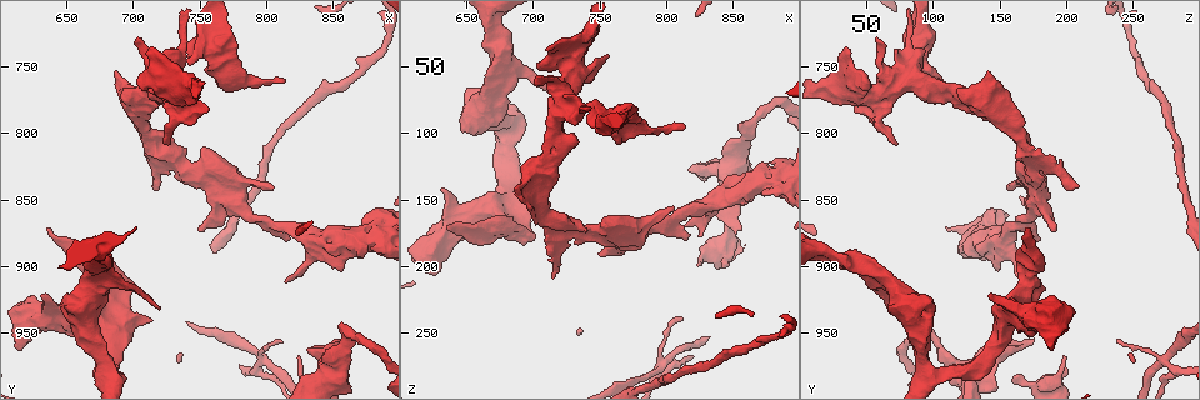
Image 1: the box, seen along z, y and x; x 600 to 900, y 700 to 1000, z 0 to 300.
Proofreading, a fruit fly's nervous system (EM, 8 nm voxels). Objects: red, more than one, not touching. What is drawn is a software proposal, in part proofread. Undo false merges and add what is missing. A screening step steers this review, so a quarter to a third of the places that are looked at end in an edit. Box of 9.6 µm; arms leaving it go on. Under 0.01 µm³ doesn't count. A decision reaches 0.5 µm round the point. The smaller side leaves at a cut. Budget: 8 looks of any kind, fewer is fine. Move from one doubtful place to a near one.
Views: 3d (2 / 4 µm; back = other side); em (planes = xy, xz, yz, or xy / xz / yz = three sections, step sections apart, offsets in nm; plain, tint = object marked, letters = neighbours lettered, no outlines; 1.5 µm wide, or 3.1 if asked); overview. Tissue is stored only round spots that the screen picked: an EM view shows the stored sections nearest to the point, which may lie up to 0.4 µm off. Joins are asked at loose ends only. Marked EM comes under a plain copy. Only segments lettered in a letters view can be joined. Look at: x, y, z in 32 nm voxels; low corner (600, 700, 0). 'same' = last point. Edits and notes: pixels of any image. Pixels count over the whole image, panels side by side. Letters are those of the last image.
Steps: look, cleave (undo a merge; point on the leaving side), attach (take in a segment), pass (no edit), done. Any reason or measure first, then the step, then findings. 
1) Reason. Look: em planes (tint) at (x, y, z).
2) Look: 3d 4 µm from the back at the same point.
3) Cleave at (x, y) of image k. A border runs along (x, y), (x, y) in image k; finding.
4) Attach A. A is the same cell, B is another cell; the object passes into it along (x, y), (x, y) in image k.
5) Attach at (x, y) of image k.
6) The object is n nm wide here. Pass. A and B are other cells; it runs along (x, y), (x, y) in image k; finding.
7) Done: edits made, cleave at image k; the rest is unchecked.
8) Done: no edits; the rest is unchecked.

Calibre changes. Look: em planes (tint) at (856, 964, 108).

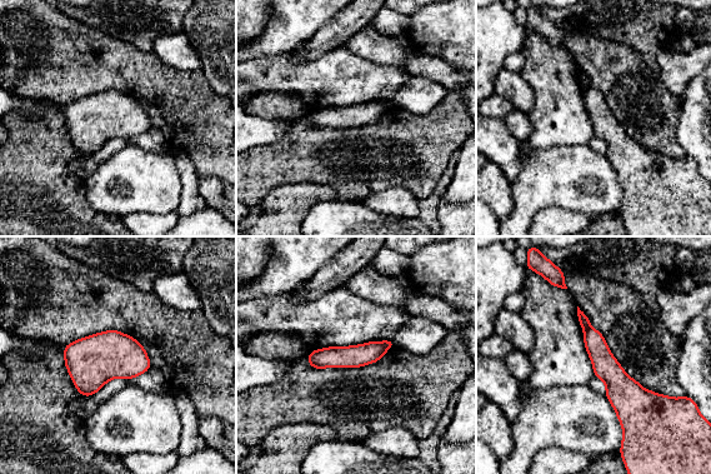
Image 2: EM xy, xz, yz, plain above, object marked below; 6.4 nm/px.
What lies round it. Look: em planes (letters) at the same point.

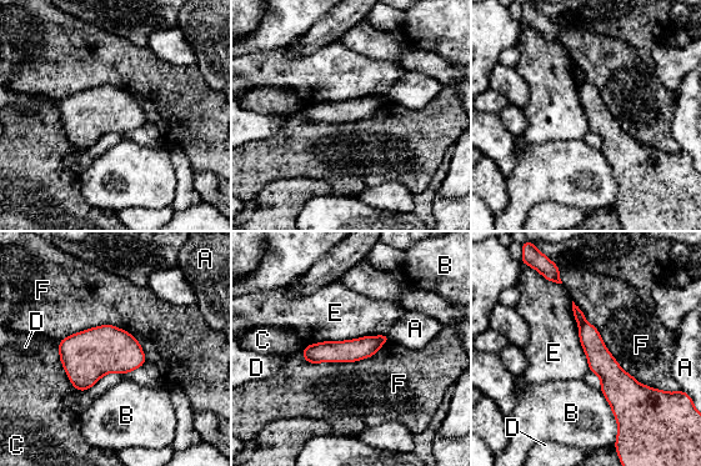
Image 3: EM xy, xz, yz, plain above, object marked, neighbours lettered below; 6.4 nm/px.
Cleave at (579, 315) of image 3. A, B, C, D, E and F are other cells; a border runs along (585, 321), (580, 326) in image 3; a second neuron is stuck on.

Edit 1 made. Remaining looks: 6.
Look: overview.

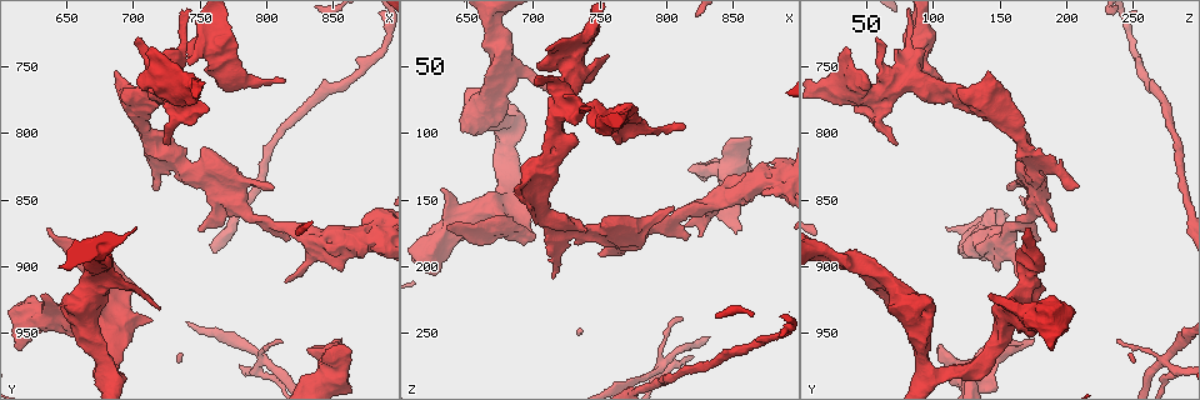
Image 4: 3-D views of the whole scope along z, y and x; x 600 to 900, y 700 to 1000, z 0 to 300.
Branch stops here. Look: em yz step 8 (letters) at (696, 766, 154).

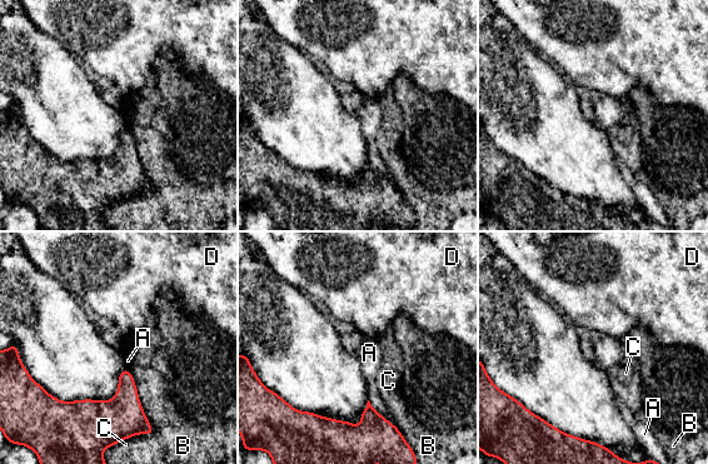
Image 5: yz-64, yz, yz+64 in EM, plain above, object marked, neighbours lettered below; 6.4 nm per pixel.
Pass. A, B, C and D are other cells; a border runs along (129, 369), (140, 407), (153, 430) in image 5; no lettered segment goes on from it.

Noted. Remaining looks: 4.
Branch stops here. Look: 3d 4 µm from the back at (728, 734, 70).

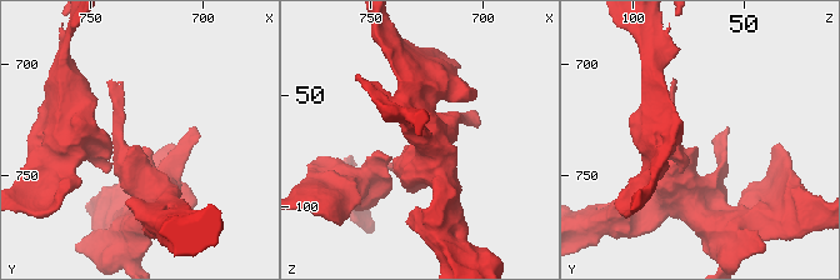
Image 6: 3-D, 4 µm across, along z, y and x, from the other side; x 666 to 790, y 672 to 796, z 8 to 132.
Look: em planes (letters) at (726, 736, 72).

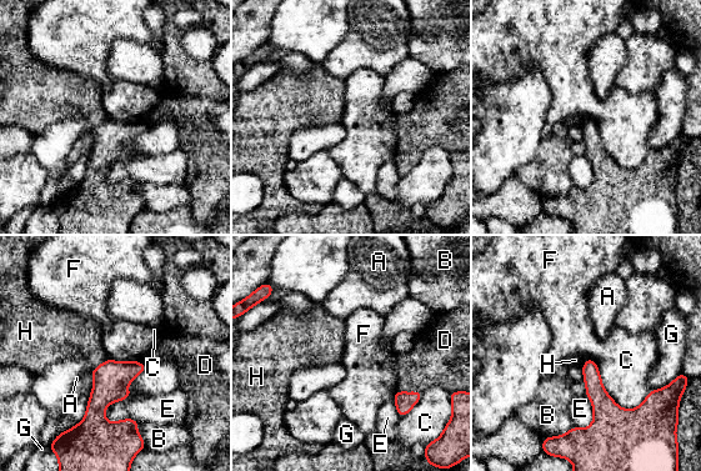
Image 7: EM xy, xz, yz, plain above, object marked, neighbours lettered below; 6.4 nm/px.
Pass. A, B, C, D, E, F, G and H are other cells; a border runs along (109, 357), (116, 361), (134, 361) in image 7; none of them fits.

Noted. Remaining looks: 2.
Four arms meet. Look: em planes (letters) at (796, 970, 274).

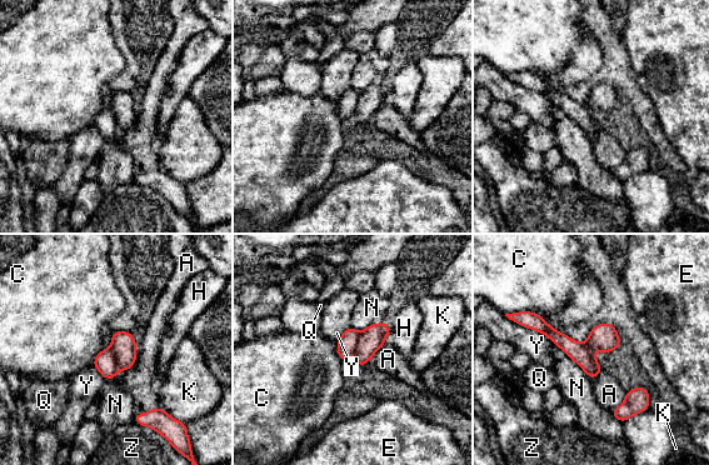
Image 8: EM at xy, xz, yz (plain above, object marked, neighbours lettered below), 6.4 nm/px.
The longest contact is with N, 320 nm. Cleave at (123, 344) of image 8. A, C, E, H, K, N, Q, Y and Z are other cells; a border runs along (110, 348), (119, 369) in image 8; a second neuron is stuck on.

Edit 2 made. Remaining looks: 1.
Done: edits made, cleave at image 3, cleave at image 8; the rest is unchecked.

